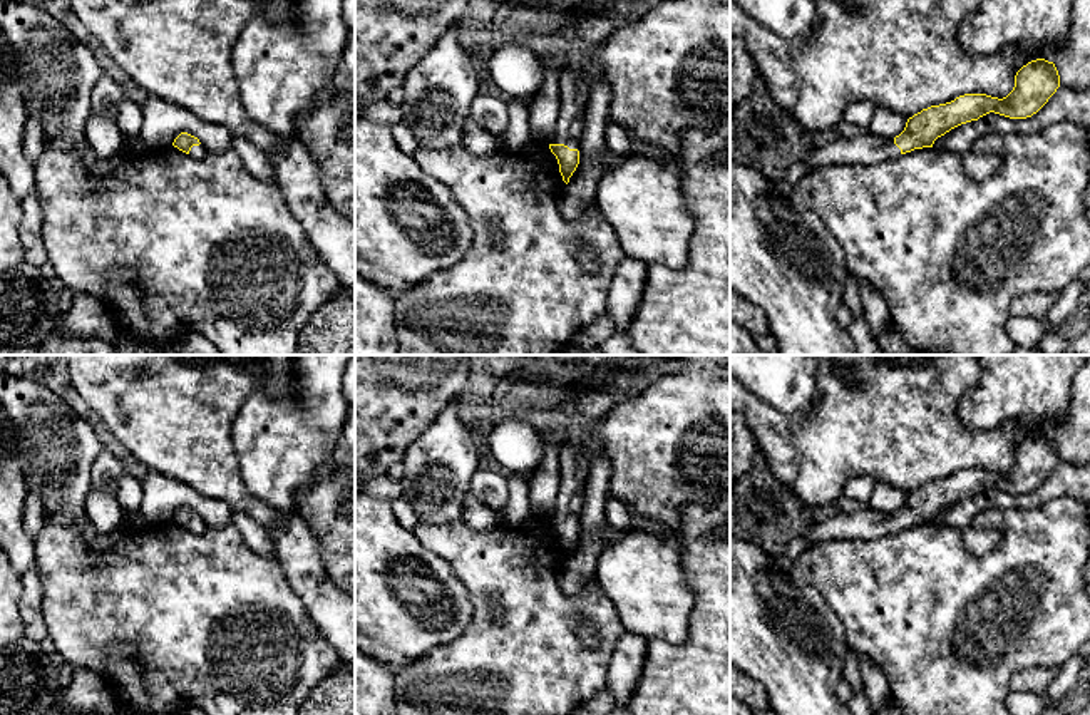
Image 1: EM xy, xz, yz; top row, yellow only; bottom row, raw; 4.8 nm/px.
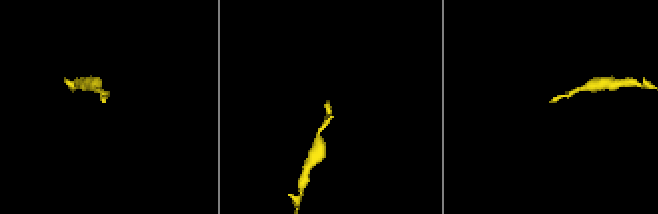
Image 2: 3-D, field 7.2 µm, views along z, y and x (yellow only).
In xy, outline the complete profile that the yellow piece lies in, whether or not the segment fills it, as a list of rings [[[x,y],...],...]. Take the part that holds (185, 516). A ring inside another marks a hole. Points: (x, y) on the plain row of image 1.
[[[181,507],[174,514],[172,521],[193,532],[203,532],[208,527],[206,522],[199,517],[199,514],[188,507]]]

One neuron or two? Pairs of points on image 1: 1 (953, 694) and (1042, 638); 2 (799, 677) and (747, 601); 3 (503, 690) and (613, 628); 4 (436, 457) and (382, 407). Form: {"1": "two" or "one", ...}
{"1": "one", "2": "one", "3": "one", "4": "two"}

